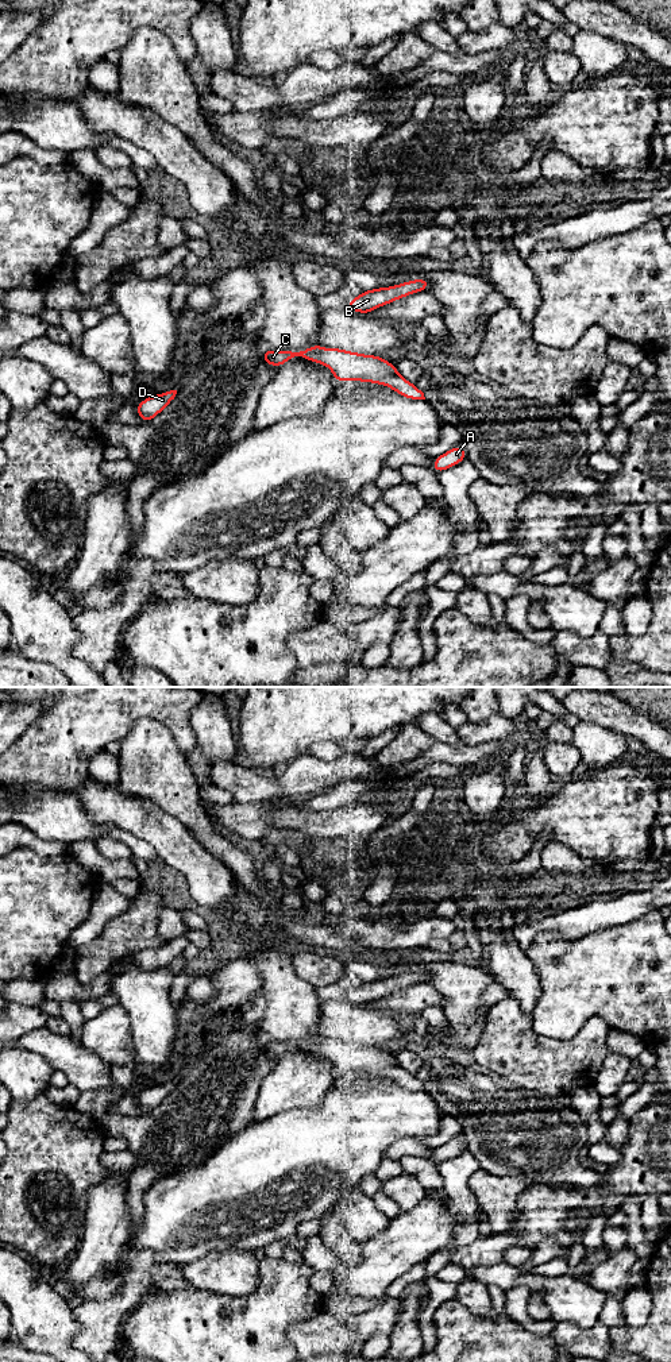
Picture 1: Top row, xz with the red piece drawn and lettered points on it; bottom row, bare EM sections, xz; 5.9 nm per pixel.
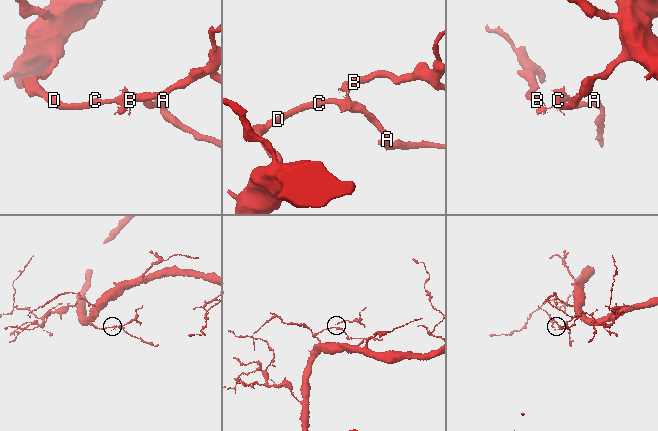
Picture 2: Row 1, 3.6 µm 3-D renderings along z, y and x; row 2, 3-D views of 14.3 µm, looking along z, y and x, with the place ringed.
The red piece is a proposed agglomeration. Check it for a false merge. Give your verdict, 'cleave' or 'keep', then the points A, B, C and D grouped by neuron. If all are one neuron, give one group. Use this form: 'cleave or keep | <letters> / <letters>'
keep | A B C D

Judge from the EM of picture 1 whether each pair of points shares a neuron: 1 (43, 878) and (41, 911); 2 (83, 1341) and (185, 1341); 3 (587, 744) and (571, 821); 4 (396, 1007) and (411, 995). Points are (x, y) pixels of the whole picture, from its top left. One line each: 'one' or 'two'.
1: one
2: two
3: two
4: one

